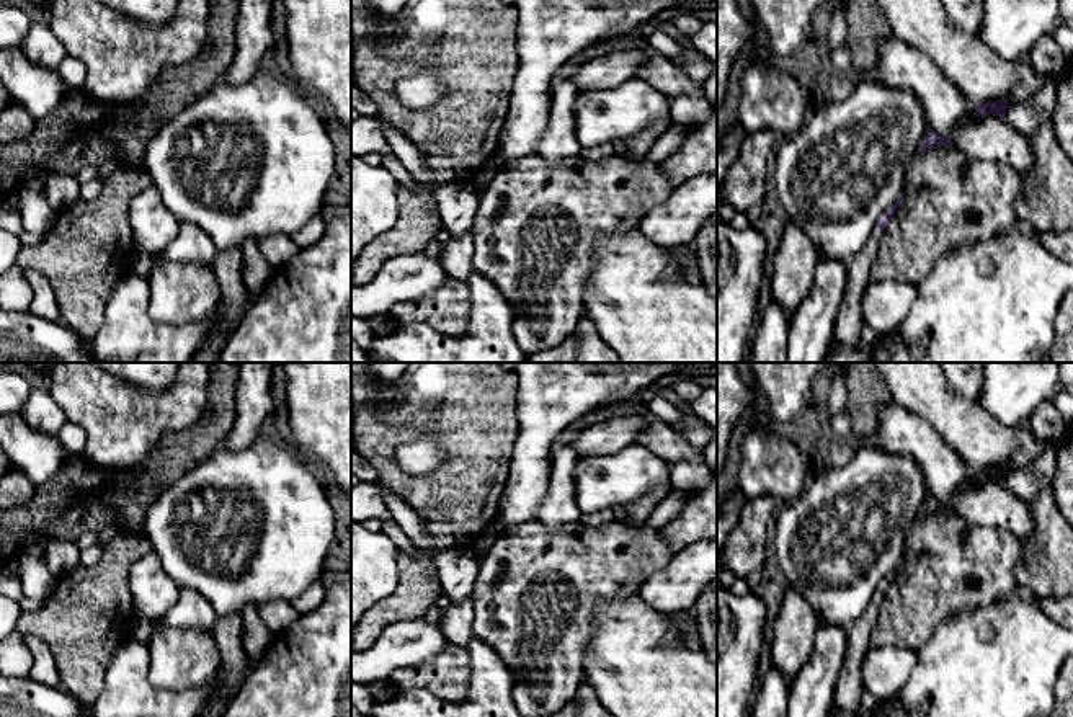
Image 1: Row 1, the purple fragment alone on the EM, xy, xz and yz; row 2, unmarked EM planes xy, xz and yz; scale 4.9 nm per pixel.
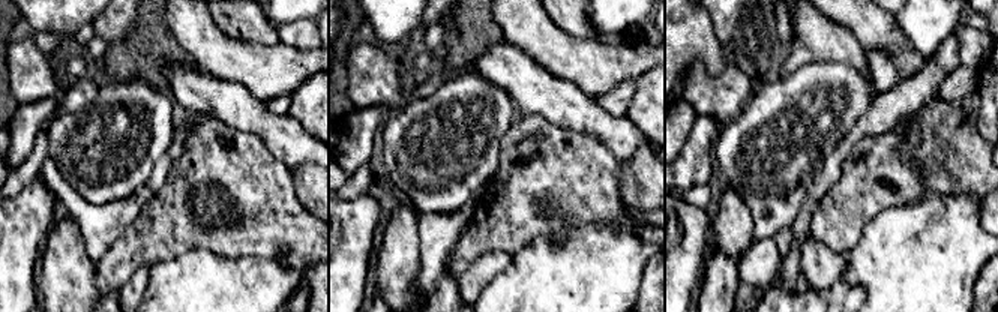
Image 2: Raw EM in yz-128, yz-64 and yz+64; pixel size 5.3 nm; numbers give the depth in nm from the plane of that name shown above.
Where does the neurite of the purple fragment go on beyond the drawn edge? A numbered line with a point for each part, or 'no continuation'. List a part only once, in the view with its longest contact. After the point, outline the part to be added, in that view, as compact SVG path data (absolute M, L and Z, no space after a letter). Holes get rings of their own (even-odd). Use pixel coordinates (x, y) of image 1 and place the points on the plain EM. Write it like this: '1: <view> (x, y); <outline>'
1: yz (848, 690); M874 595L867 609L849 626L849 647L844 653L844 663L838 675L830 714L846 710L856 714L861 710L862 693L862 661L867 653L872 627L877 622L880 599Z

